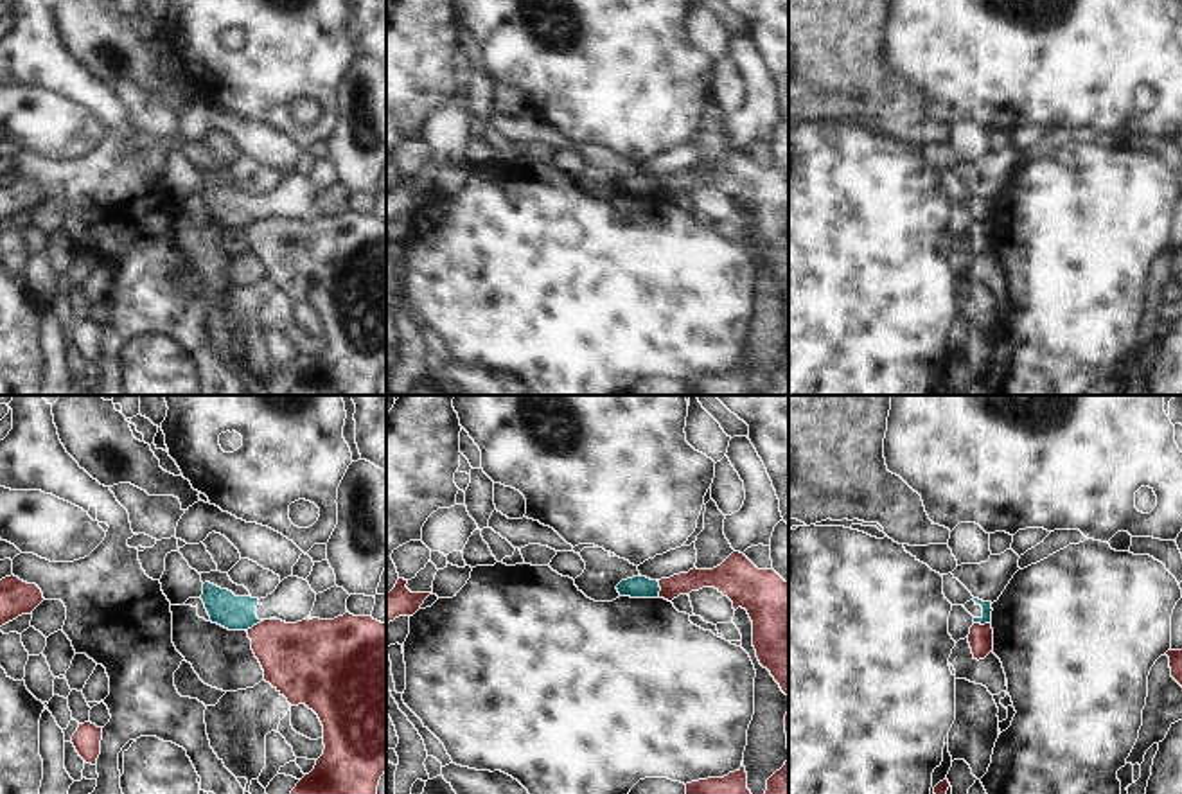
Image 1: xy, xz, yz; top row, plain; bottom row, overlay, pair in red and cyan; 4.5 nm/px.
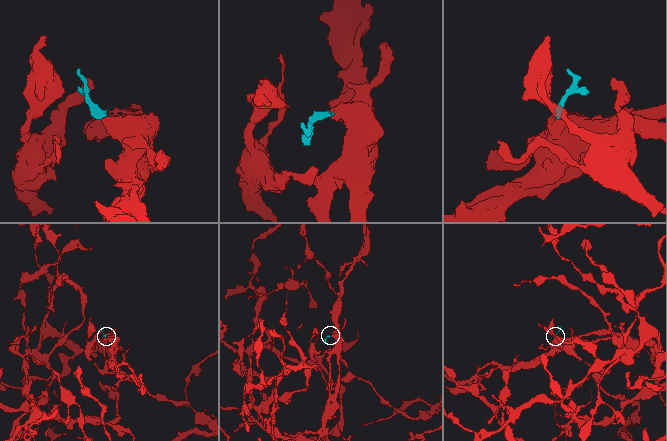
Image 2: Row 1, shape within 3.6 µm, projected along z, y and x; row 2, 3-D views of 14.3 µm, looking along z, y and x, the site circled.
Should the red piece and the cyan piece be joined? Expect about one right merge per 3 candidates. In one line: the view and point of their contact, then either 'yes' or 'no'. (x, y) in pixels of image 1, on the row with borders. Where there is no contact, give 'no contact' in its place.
contact xy (257, 624); no

